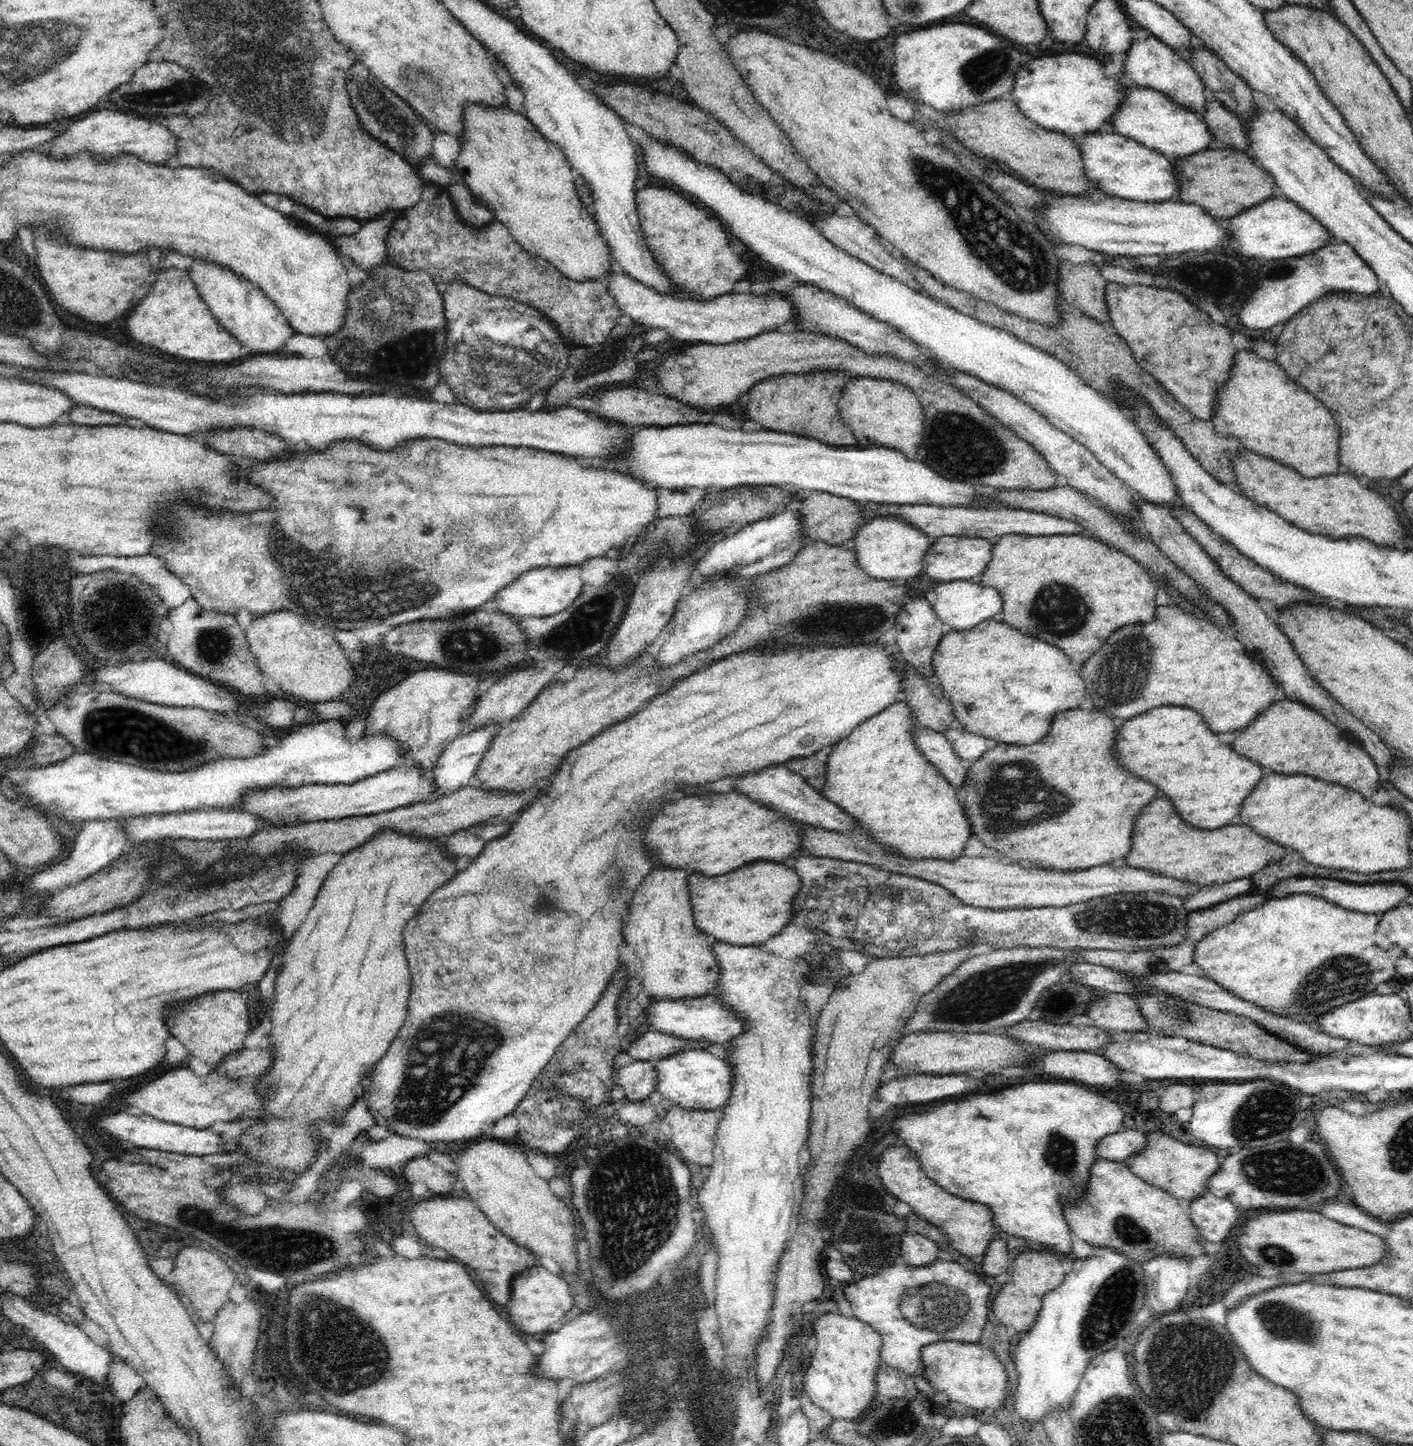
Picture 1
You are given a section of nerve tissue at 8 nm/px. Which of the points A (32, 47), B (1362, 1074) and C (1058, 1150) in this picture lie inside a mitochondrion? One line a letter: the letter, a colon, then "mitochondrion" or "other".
A: mitochondrion
B: other
C: mitochondrion

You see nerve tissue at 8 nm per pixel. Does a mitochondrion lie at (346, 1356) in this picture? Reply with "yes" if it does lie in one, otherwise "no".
yes

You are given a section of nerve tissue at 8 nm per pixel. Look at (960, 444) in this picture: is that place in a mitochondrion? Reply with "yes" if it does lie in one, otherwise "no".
yes

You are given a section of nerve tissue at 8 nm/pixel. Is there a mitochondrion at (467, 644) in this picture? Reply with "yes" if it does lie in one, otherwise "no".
yes

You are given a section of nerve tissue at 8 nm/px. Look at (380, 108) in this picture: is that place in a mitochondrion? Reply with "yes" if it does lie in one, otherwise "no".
yes

